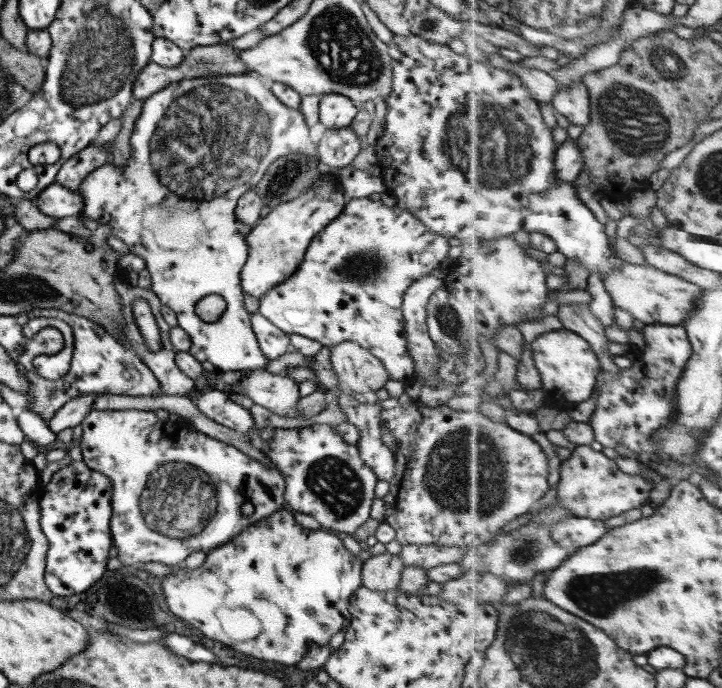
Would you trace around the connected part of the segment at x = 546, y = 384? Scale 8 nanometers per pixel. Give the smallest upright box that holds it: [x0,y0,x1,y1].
[530,328,601,402]

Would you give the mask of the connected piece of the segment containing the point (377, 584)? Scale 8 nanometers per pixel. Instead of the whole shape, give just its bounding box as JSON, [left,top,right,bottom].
[361,552,403,592]

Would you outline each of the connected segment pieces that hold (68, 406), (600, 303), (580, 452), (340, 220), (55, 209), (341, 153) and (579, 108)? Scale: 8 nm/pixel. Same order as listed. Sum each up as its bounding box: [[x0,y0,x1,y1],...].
[[47,394,99,434],[585,272,616,327],[557,446,653,520],[256,200,455,382],[33,182,84,219],[316,127,359,169],[553,81,592,128]]

